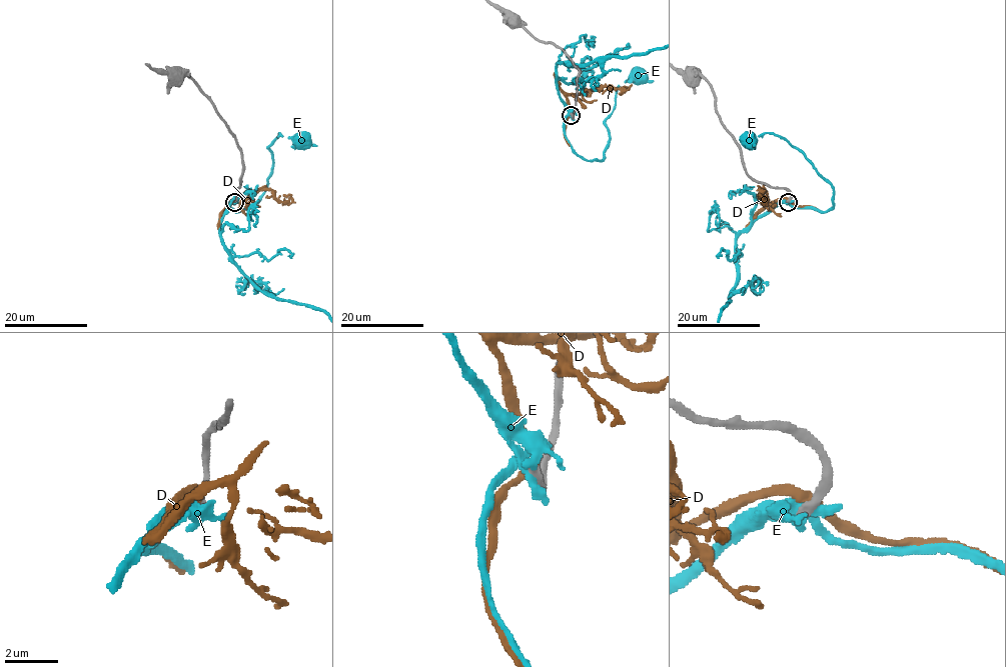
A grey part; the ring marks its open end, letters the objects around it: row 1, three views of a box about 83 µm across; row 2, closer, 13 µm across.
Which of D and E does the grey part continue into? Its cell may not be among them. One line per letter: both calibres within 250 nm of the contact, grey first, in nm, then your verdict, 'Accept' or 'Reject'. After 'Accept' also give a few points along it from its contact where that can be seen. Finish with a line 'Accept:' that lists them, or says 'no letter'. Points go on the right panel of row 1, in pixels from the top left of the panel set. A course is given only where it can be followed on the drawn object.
D: Thickness 360 nm (grey) against 280 nm. Reject
E: Thickness 320 nm (grey) against 360 nm. Reject
Accept: no letter

